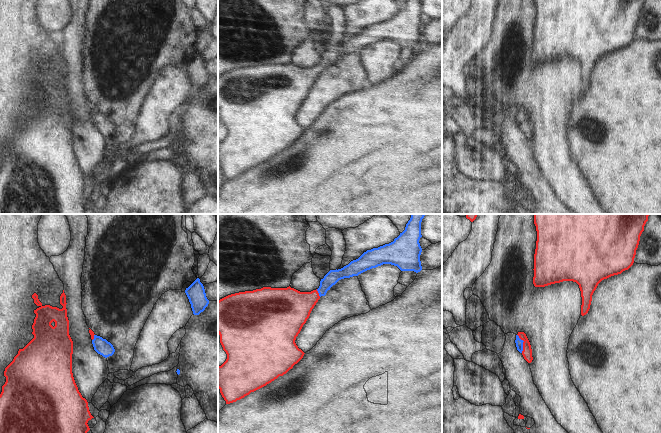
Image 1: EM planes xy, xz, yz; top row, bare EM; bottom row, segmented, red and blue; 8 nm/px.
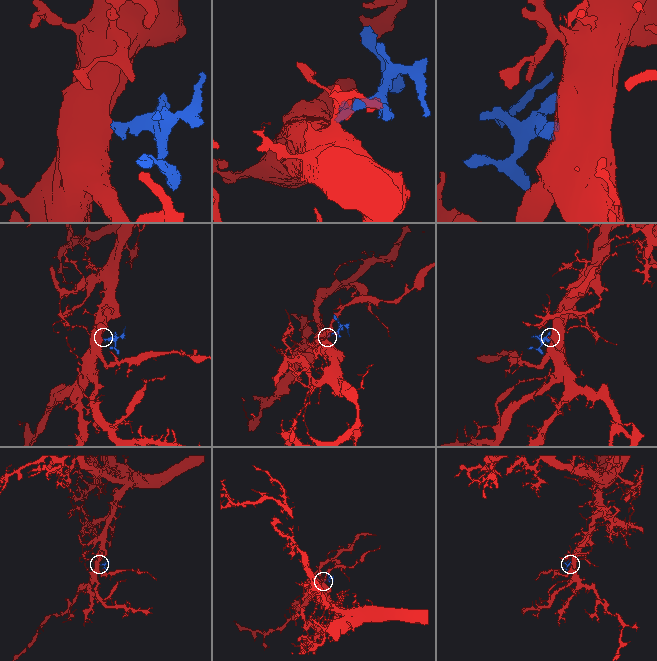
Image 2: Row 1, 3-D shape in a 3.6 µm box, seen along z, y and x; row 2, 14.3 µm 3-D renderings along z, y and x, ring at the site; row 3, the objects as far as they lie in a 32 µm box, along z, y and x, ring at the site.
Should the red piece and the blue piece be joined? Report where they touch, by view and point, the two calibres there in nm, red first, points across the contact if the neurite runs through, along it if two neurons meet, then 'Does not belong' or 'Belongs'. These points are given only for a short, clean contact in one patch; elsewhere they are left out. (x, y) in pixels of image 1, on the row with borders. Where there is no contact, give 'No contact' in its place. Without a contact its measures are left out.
Touches red at yz (523, 343). Thickness 80 nm (red) against 60 nm. Path across: yz (527, 351), (523, 343), (519, 343). Belongs

